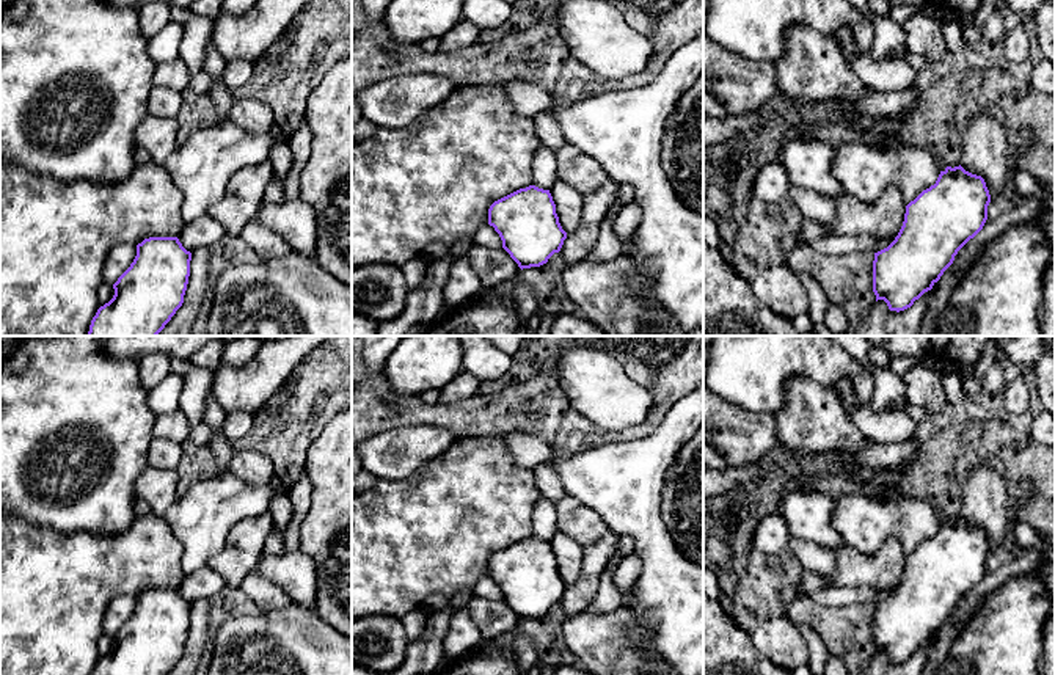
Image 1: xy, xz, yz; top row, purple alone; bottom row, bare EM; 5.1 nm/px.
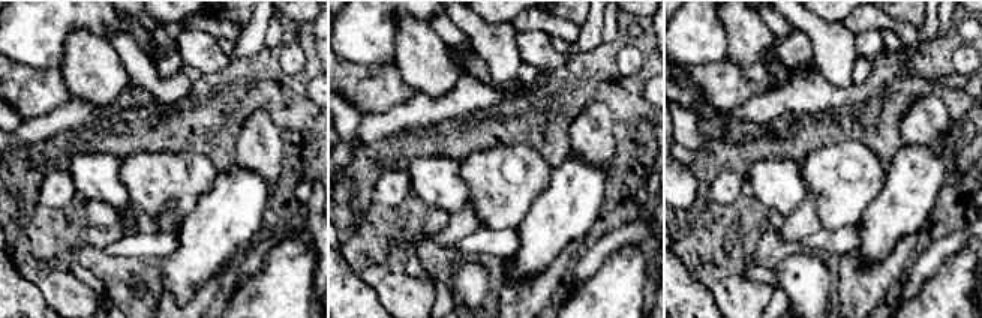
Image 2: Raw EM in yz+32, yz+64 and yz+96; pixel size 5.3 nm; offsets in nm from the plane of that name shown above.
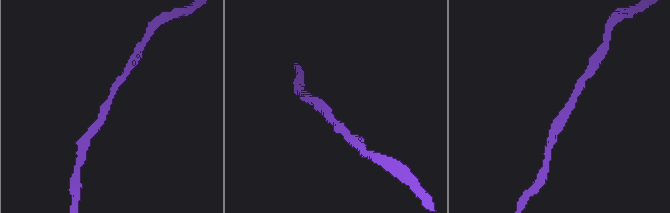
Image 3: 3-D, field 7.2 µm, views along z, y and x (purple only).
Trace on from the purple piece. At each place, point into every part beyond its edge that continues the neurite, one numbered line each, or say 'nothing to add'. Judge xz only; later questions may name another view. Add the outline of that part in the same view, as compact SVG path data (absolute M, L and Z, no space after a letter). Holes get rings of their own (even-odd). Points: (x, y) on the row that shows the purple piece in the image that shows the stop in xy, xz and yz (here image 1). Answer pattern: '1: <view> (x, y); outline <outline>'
1: xz (547, 170); outline M543 144L537 146L535 151L535 168L534 168L534 182L532 185L551 190L551 187L560 181L559 179L559 165L557 152Z

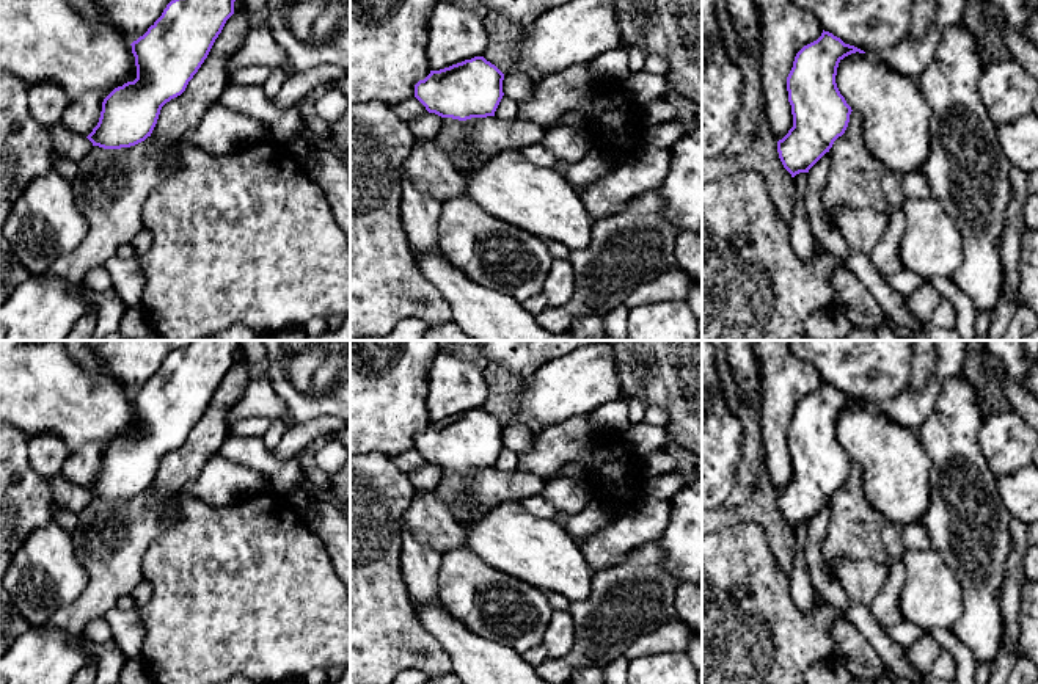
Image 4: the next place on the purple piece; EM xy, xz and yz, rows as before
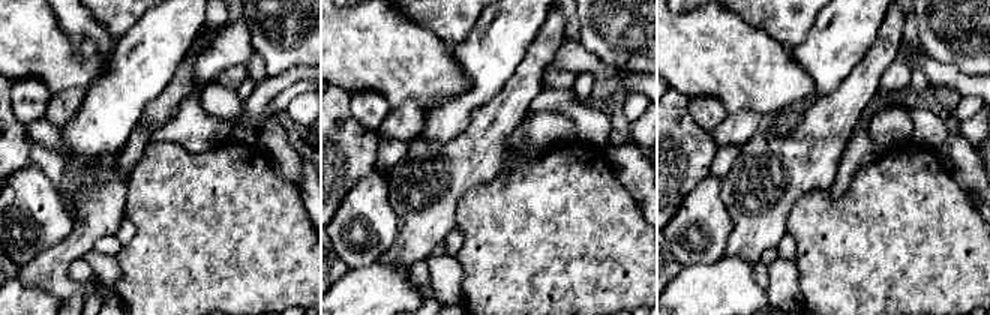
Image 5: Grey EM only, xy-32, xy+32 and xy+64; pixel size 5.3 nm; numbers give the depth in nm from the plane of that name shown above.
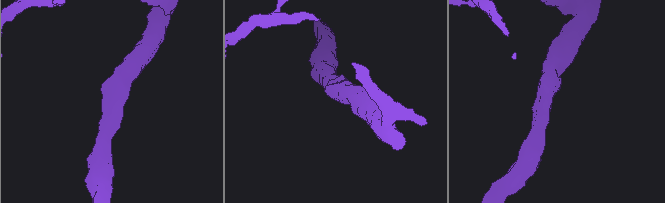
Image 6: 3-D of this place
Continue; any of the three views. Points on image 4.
nothing to add

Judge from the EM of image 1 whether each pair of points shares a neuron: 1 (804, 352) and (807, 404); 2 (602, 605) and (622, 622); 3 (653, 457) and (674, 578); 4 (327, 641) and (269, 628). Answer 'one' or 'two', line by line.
1: two
2: two
3: one
4: one

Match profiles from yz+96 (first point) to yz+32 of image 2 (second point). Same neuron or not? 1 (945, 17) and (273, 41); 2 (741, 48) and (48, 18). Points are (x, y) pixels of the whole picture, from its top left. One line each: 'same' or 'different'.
1: same
2: different

